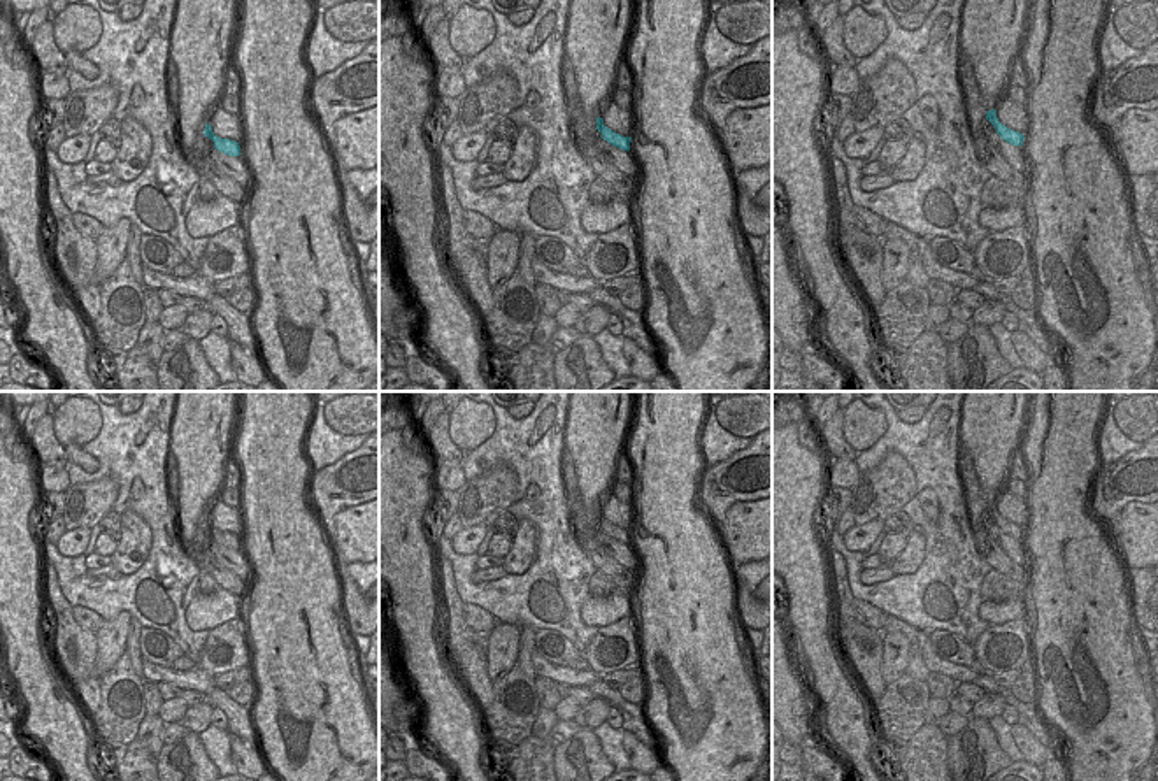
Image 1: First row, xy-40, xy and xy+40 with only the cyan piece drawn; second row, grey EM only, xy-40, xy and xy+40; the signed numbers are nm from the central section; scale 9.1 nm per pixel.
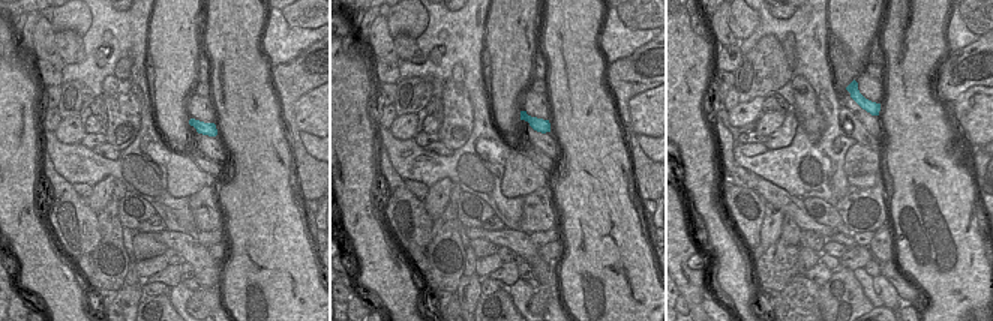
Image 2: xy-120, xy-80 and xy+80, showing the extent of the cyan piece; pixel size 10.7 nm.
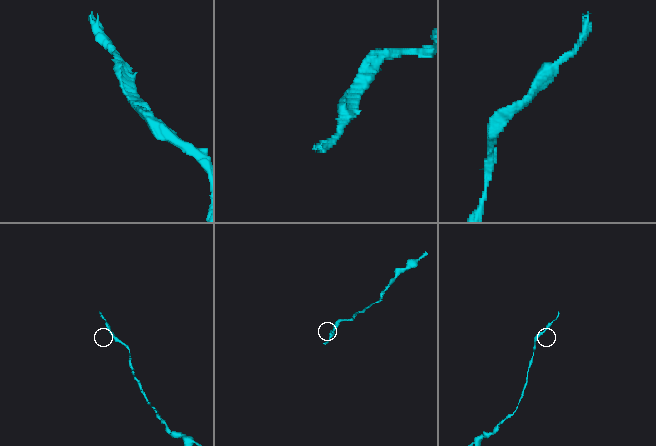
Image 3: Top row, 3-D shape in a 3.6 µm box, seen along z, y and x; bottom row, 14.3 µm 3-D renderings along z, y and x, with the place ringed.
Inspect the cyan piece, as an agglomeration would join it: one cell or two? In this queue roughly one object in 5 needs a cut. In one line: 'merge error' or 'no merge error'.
no merge error

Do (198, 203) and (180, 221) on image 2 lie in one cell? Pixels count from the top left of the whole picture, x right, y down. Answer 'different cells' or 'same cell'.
different cells

